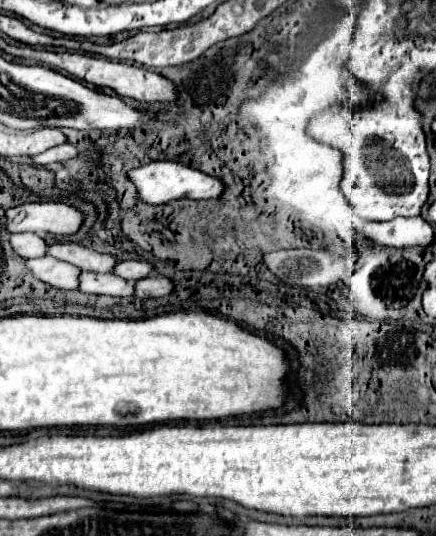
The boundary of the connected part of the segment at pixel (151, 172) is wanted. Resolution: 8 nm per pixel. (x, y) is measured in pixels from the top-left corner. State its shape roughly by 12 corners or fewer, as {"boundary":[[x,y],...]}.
{"boundary":[[171,161],[133,169],[139,199],[217,199],[223,181]]}

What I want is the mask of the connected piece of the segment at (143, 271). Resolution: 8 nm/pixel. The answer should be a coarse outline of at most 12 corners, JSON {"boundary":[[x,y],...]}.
{"boundary":[[121,261],[115,275],[135,281],[155,273],[147,261]]}

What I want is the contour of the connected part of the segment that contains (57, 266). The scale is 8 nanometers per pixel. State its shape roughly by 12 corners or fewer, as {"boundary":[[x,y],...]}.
{"boundary":[[51,255],[27,269],[57,289],[79,289],[81,269]]}

